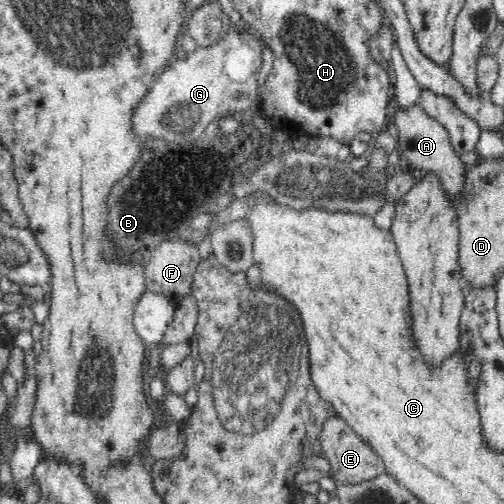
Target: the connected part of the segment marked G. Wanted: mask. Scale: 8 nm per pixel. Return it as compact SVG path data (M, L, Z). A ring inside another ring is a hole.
M232 24L223 40L210 46L197 47L187 54L185 59L173 58L167 63L155 81L150 85L144 101L133 110L131 116L131 128L141 140L148 140L148 136L157 136L166 140L188 141L198 140L203 130L210 121L218 121L228 114L236 114L239 117L248 110L258 110L260 95L257 95L258 71L262 65L262 48L253 34L245 32L245 28L239 34L239 30Z

